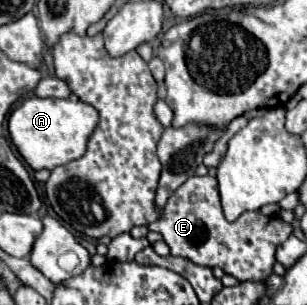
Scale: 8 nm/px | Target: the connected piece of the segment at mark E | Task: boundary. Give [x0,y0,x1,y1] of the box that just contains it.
[149,175,291,281]

